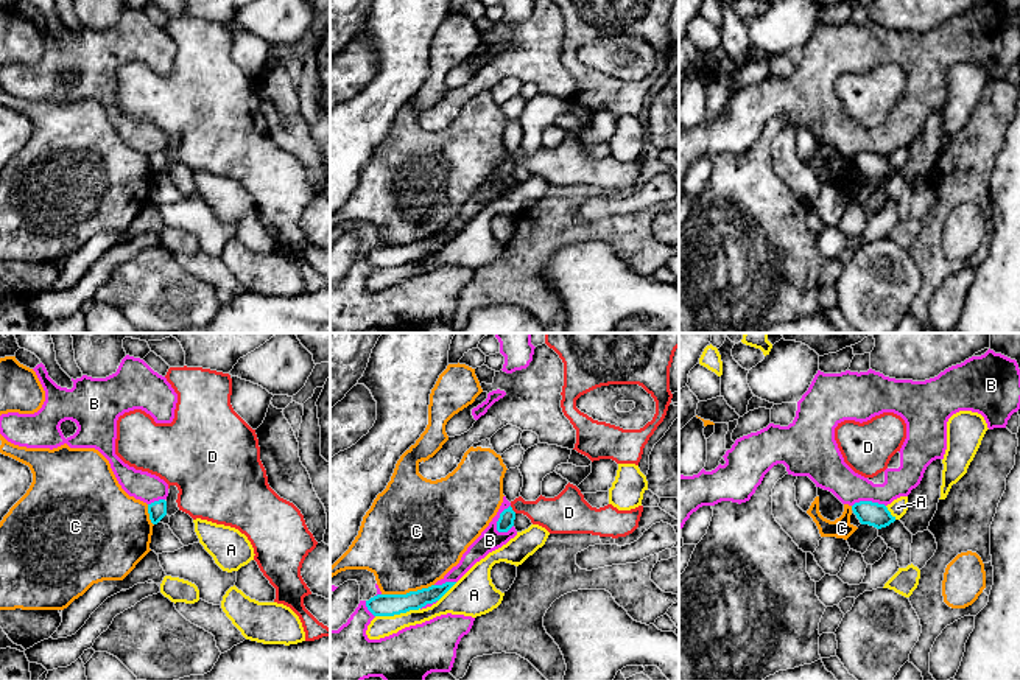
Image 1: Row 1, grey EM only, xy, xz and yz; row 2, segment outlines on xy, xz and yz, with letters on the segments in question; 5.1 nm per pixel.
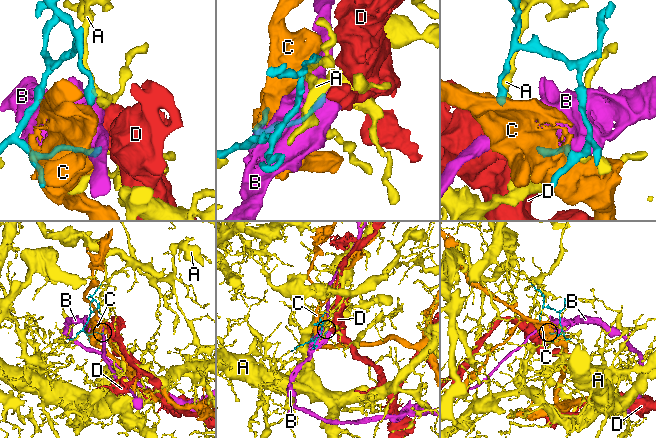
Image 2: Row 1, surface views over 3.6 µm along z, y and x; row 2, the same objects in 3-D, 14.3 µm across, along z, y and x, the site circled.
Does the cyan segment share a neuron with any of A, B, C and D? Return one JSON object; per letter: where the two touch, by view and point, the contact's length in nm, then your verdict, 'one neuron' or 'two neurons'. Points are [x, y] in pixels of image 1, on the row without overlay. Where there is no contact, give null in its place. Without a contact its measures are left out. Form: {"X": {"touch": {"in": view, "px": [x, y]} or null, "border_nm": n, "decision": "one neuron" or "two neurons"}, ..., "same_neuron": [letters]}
{"A": {"touch": {"in": "xz", "px": [397, 265]}, "border_nm": 240, "decision": "two neurons"}, "B": {"touch": {"in": "xz", "px": [499, 170]}, "border_nm": 160, "decision": "two neurons"}, "C": {"touch": {"in": "xz", "px": [407, 245]}, "border_nm": 280, "decision": "two neurons"}, "D": {"touch": {"in": "xz", "px": [511, 161]}, "border_nm": 50, "decision": "two neurons"}, "same_neuron": []}

